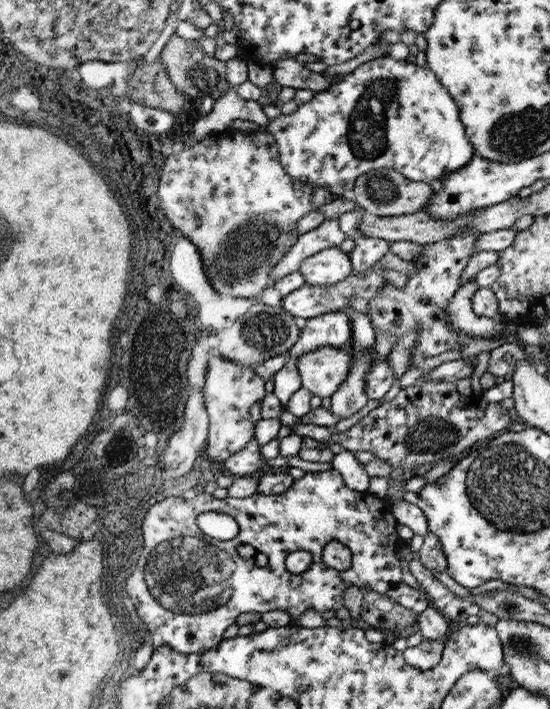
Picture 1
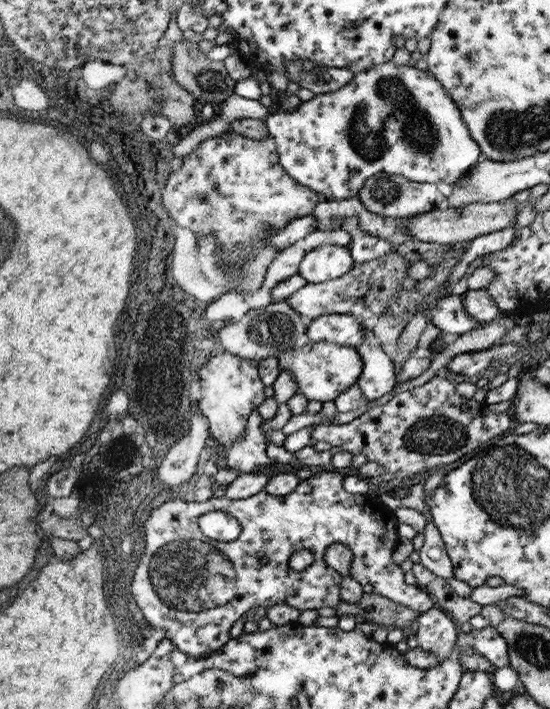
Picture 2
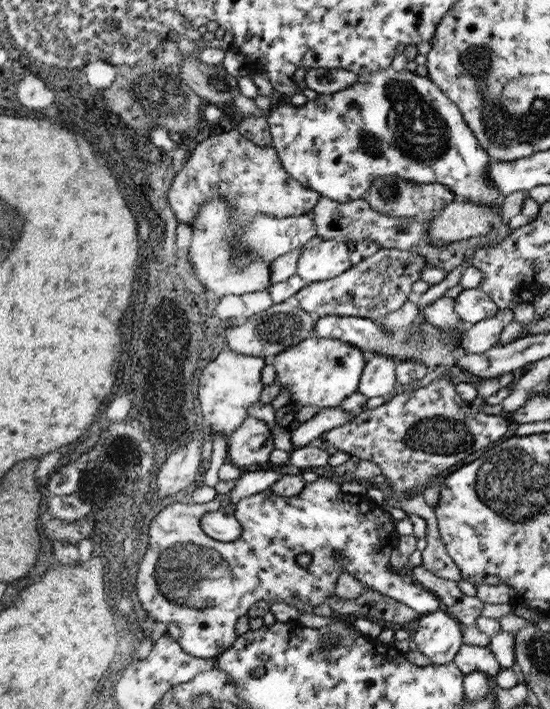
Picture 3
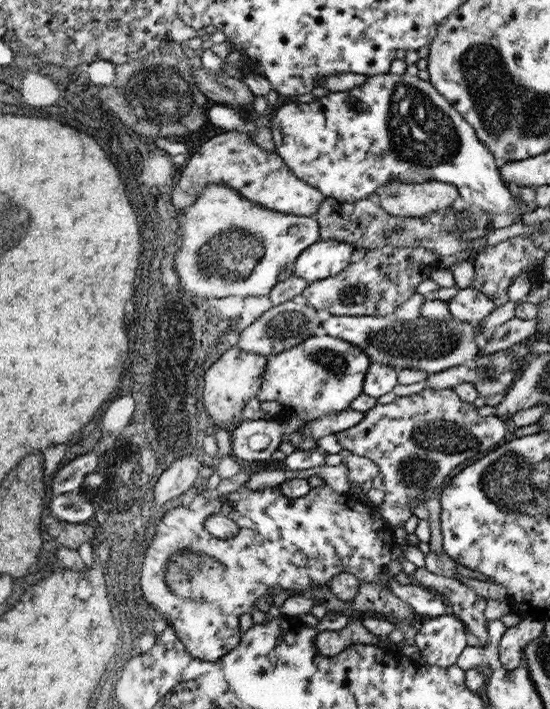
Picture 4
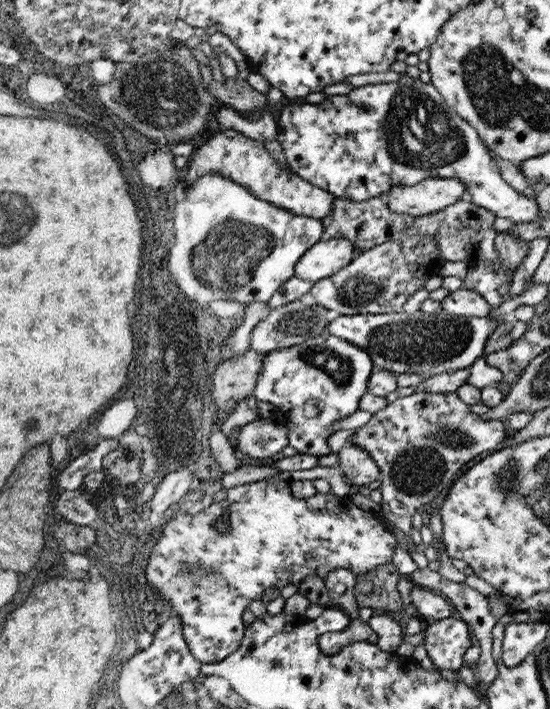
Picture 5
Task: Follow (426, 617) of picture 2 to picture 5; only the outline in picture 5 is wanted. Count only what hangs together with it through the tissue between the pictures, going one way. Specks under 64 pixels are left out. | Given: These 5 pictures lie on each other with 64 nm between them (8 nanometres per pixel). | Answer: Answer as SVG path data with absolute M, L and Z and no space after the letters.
M456 616L431 620L422 631L425 633L422 645L436 668L456 672L463 667L462 658L472 646L466 622Z

